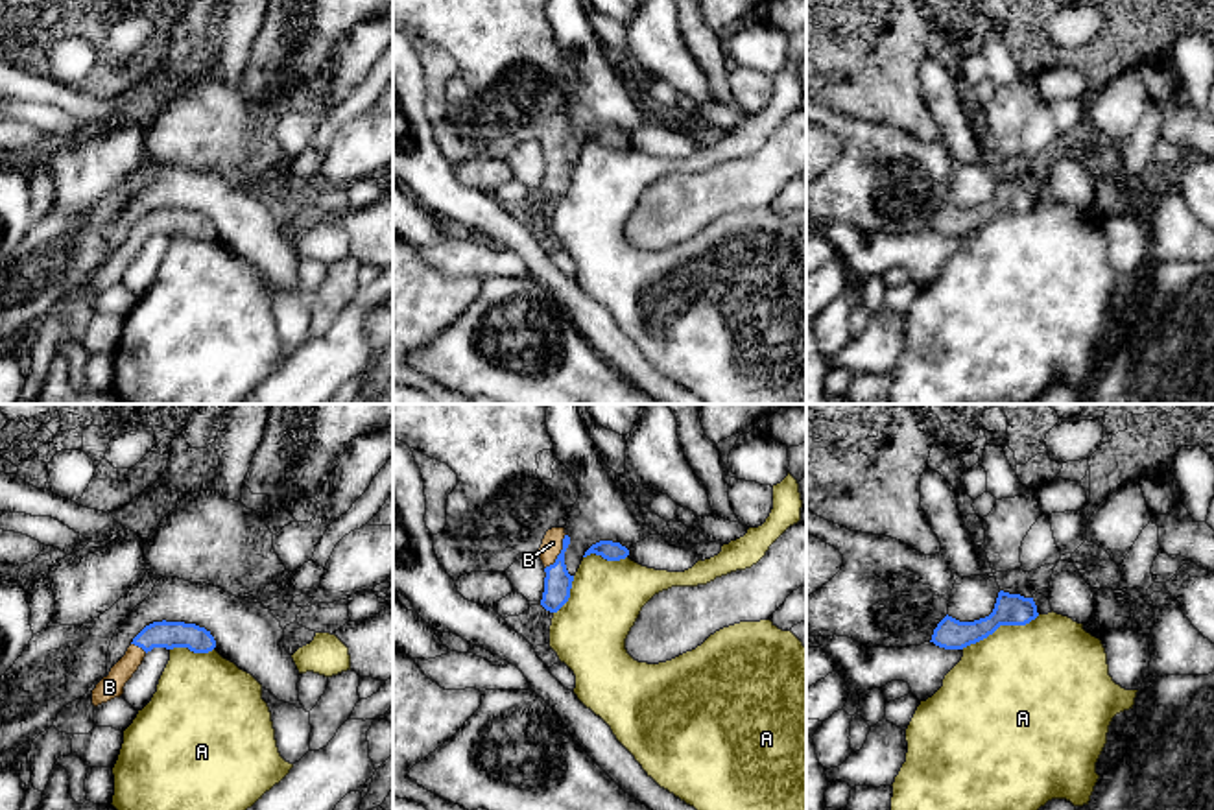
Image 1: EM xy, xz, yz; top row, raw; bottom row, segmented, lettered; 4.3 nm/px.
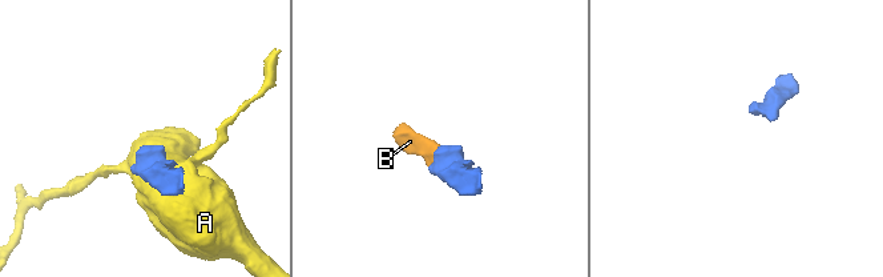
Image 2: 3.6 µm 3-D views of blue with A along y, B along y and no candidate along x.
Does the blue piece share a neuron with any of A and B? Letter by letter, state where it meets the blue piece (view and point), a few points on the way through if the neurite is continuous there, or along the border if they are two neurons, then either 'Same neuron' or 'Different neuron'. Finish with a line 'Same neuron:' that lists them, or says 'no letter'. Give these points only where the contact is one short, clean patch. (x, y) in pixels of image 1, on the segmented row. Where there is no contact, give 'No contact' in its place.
A: Touches blue at yz (1000, 624). Different neuron
B: Touches blue at xz (561, 552). Path across: xz (558, 582), (561, 552), (552, 543). Same neuron
Same neuron: B

